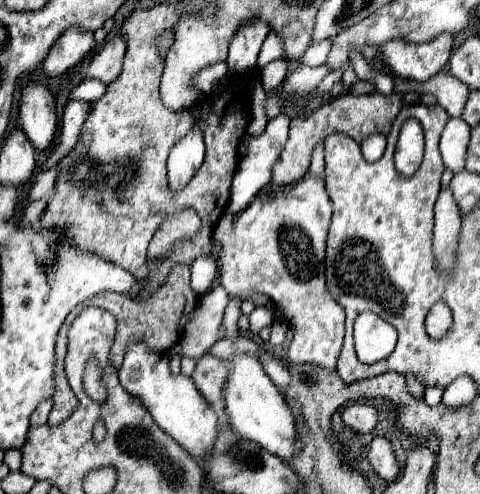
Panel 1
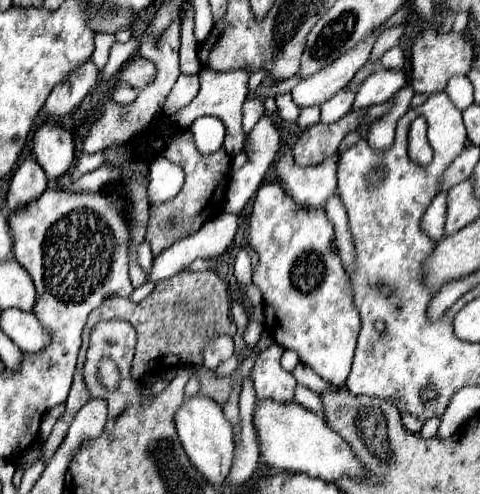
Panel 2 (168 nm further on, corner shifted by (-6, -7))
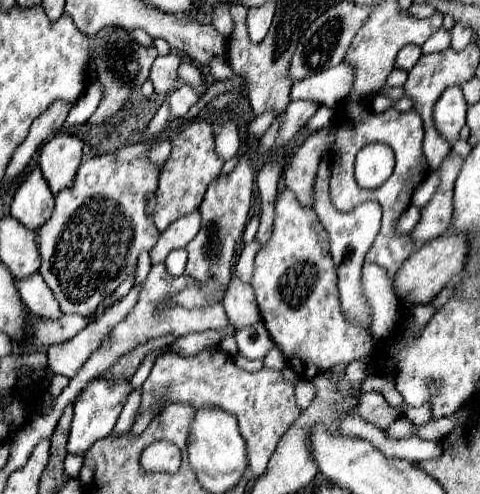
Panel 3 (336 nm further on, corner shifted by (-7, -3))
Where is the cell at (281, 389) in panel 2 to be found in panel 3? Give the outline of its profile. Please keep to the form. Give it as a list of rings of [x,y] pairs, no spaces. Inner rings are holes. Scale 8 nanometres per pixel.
[[[207,348],[187,358],[173,352],[161,354],[155,360],[149,378],[141,388],[143,402],[139,412],[145,412],[155,402],[161,400],[165,400],[165,404],[183,402],[191,404],[193,408],[215,406],[231,412],[233,416],[237,416],[239,430],[247,442],[251,476],[259,476],[265,472],[269,458],[275,452],[281,436],[301,414],[295,402],[295,382],[285,380],[281,370],[271,370],[271,368],[261,368],[257,372],[241,370],[233,364],[232,358],[223,360],[225,357],[226,355],[217,348]]]

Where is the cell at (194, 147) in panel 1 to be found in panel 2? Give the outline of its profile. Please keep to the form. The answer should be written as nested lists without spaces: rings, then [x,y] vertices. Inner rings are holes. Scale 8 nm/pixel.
[[[216,116],[198,118],[190,126],[190,132],[194,134],[196,146],[202,154],[212,154],[212,152],[220,150],[224,144],[224,136],[226,136],[226,128],[224,128],[222,120]]]

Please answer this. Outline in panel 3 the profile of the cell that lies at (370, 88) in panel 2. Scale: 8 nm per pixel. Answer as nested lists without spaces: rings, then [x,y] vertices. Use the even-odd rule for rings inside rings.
[[[395,68],[395,70],[389,74],[389,78],[387,78],[387,82],[385,82],[385,88],[403,86],[403,84],[405,84],[405,80],[407,80],[407,72],[405,72],[405,70],[401,70],[401,68]]]

